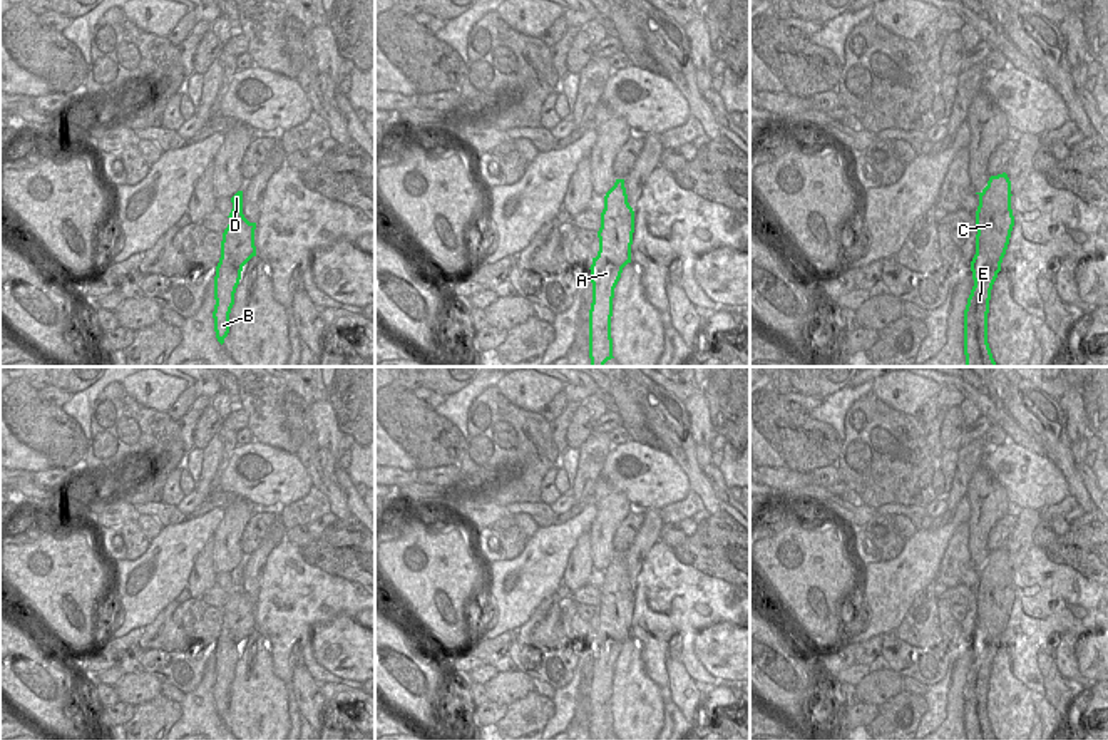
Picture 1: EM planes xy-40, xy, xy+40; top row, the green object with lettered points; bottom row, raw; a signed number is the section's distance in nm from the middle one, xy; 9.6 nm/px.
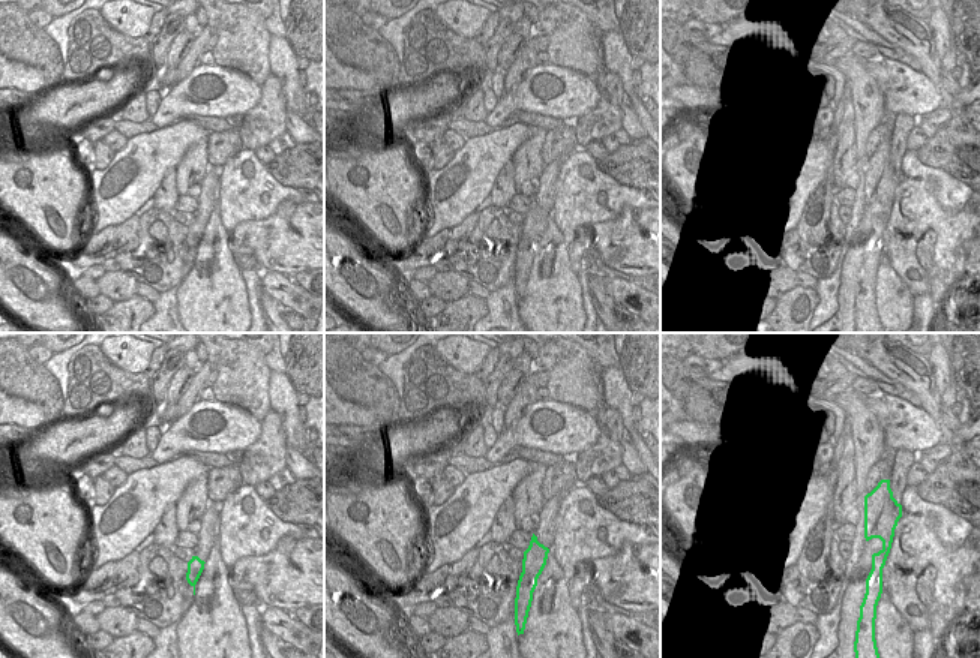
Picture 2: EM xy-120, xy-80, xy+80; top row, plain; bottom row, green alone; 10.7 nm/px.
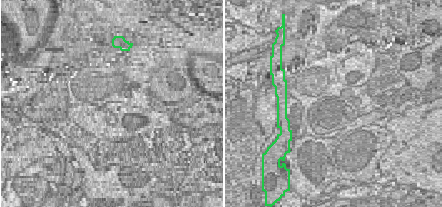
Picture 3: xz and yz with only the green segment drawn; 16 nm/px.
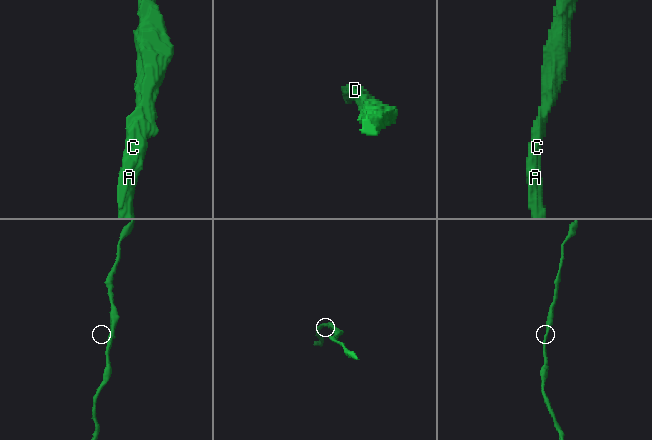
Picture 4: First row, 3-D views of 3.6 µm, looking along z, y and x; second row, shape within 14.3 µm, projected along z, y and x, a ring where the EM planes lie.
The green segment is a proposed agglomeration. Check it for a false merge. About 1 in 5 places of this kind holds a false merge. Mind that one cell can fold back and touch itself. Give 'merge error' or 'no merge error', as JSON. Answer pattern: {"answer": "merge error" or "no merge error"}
{"answer": "no merge error"}

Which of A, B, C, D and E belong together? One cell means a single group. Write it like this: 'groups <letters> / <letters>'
groups A B C D E

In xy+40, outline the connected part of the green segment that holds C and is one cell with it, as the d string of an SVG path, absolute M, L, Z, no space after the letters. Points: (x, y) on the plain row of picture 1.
M1006 547L991 551L987 561L976 569L979 571L977 609L971 636L974 661L964 685L964 730L966 740L996 740L987 718L987 688L991 665L1014 601L1011 556Z

